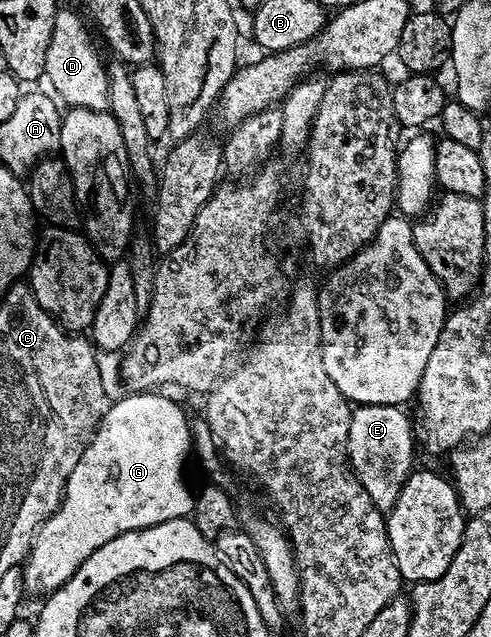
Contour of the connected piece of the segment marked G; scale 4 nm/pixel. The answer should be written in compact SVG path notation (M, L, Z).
M160 394L121 395L118 402L116 402L120 404L113 403L110 411L106 413L104 419L96 427L96 432L86 446L82 458L78 458L78 466L74 466L74 470L70 470L70 479L64 487L64 496L60 500L60 505L56 508L53 516L37 530L35 538L32 539L31 549L22 565L24 569L24 590L29 597L36 596L39 592L45 591L44 593L47 593L49 590L61 588L64 585L64 581L70 579L72 573L78 570L78 566L82 562L86 562L86 558L90 554L94 554L94 550L98 546L102 546L105 540L112 540L115 536L121 536L134 530L142 530L146 526L158 526L162 522L169 520L169 518L188 518L193 515L193 493L184 492L184 444L186 448L186 420L184 424L184 412L170 397L156 395Z

